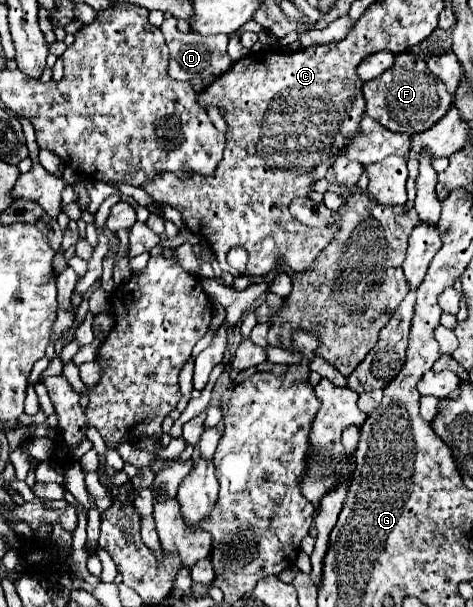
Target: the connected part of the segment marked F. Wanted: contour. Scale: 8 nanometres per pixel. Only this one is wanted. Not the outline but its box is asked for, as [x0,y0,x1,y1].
[362,53,452,133]

